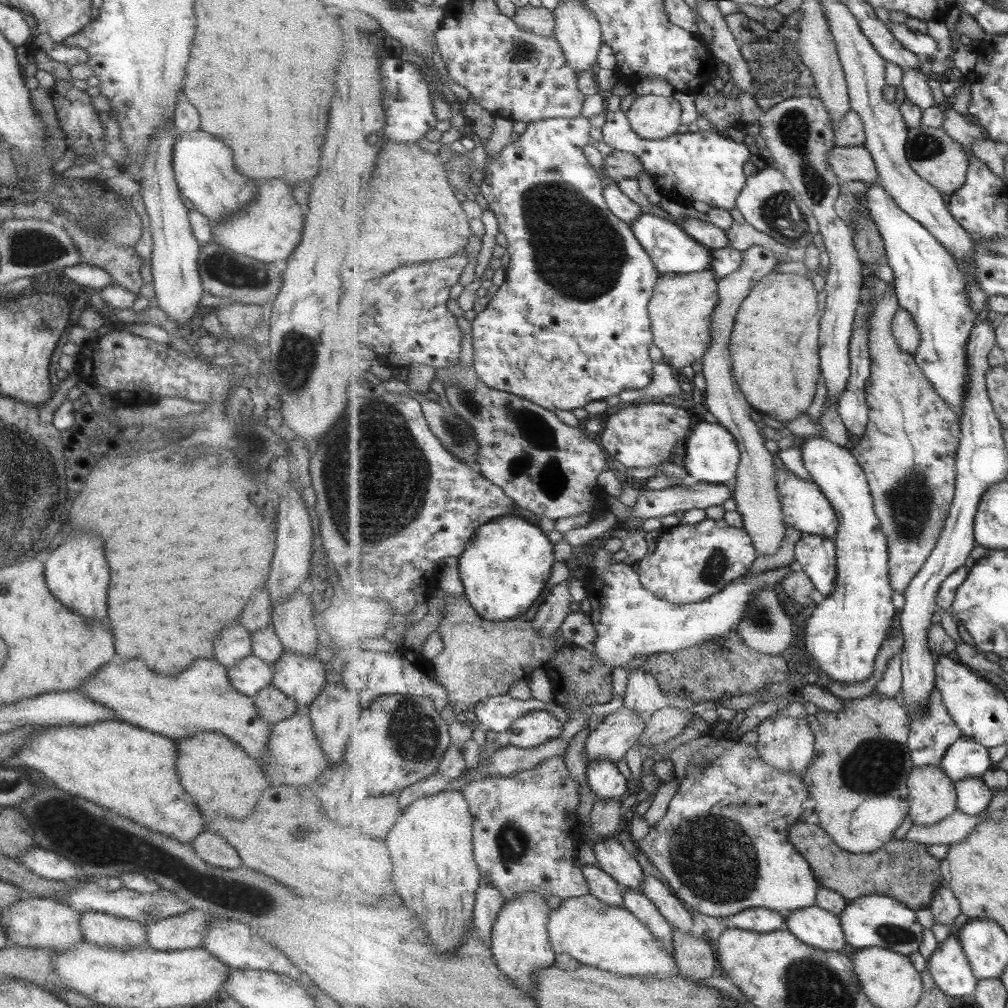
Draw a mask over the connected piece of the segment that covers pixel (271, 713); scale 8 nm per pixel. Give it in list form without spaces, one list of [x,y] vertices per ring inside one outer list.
[[[271,684],[257,692],[252,700],[255,704],[256,714],[261,717],[261,720],[265,720],[271,725],[285,720],[297,710],[295,700],[285,696],[281,690],[277,690]]]

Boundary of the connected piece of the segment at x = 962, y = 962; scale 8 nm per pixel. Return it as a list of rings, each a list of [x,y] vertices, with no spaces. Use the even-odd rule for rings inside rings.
[[[953,934],[938,944],[929,958],[928,965],[937,986],[951,998],[973,994],[980,982],[973,972],[964,945],[958,936]]]

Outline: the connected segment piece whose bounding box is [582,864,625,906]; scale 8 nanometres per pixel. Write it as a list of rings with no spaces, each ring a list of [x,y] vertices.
[[[585,864],[582,869],[591,887],[591,895],[605,901],[605,904],[624,906],[623,887],[608,872],[597,864]]]

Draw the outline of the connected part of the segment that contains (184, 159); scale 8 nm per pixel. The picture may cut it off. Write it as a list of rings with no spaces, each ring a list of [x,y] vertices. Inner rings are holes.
[[[180,132],[173,145],[172,172],[175,183],[183,198],[187,198],[197,212],[200,212],[211,224],[237,213],[253,198],[257,184],[249,178],[243,178],[233,168],[233,152],[221,140],[213,138],[207,132]]]

